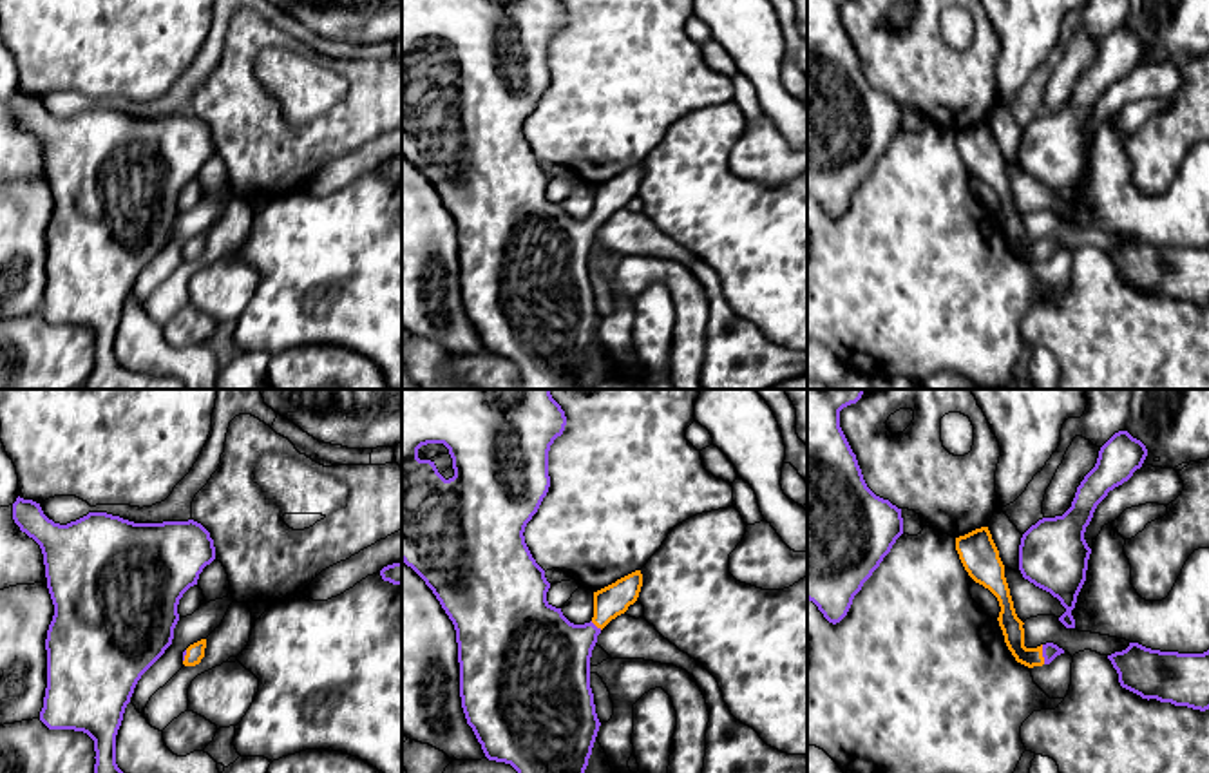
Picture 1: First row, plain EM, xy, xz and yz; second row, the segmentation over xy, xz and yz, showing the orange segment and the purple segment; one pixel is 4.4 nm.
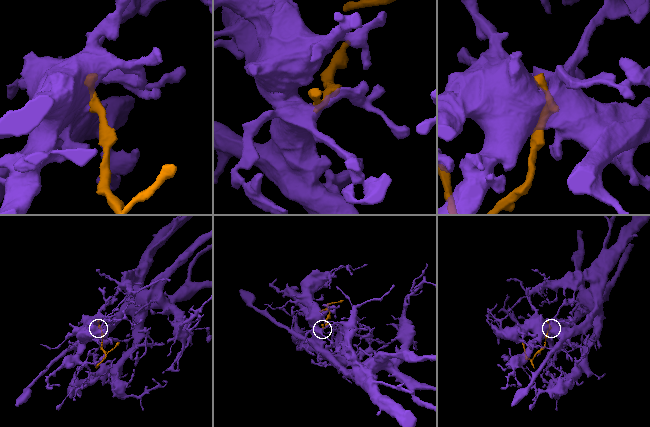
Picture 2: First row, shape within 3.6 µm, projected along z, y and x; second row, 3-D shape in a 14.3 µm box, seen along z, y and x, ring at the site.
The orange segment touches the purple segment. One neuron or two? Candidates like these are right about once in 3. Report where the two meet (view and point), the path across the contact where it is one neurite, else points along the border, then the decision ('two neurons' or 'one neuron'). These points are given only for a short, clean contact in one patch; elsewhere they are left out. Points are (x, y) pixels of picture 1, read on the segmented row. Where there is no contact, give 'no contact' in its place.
meets orange in yz at (1041, 654); runs through yz (1012, 629), (1027, 654), (1041, 654), (1050, 650); one neuron

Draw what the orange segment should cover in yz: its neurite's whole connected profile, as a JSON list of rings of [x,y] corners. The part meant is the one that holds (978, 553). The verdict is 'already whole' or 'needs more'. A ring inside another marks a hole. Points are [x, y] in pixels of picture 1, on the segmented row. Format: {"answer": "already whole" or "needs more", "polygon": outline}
{"answer": "needs more", "polygon": [[[981,527],[956,538],[956,550],[968,576],[997,597],[1001,606],[997,621],[1004,635],[1004,643],[1017,663],[1033,668],[1050,664],[1057,655],[1064,654],[1064,650],[1053,643],[1046,643],[1037,648],[1024,646],[1024,623],[1015,614],[1004,577],[1004,565],[988,527]]]}

